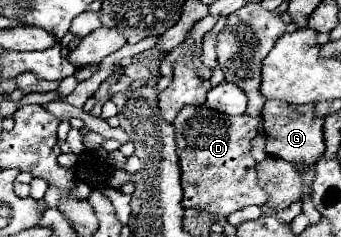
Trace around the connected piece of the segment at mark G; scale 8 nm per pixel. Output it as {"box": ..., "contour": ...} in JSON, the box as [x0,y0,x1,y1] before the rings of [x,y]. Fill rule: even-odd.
{"box":[263,100,323,168],"contour":[[[267,100],[263,108],[263,128],[267,136],[267,154],[293,162],[297,168],[313,168],[315,162],[323,156],[323,120],[313,114],[315,104],[285,104],[281,100]]]}

